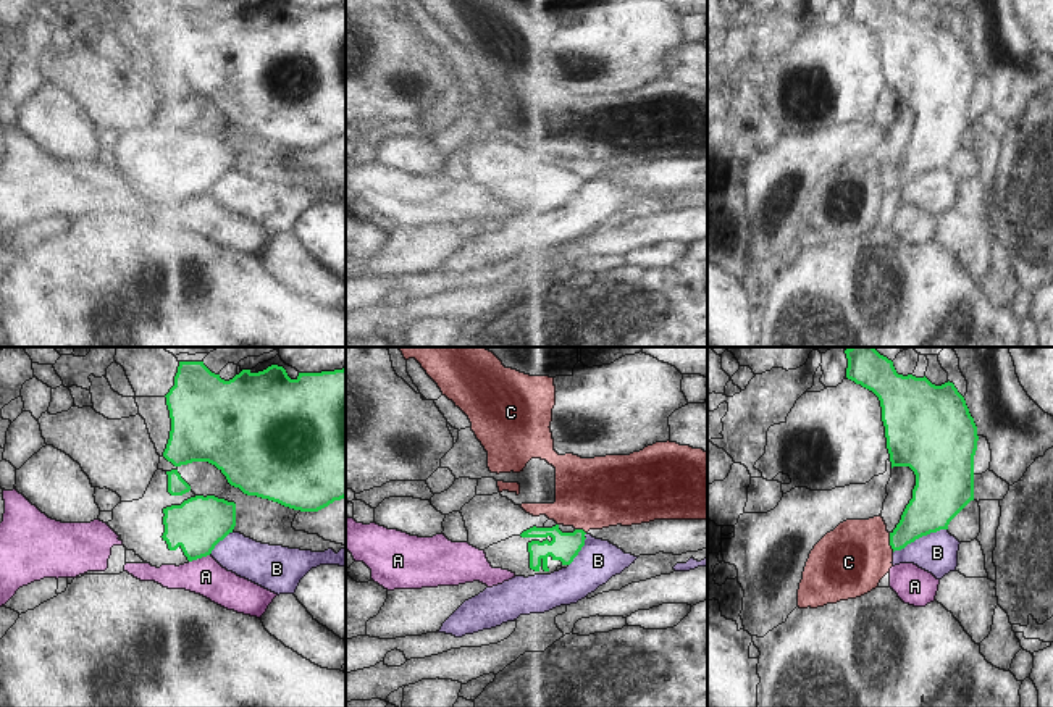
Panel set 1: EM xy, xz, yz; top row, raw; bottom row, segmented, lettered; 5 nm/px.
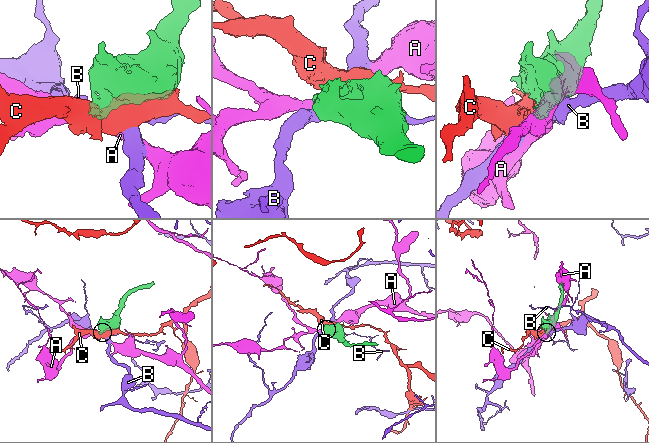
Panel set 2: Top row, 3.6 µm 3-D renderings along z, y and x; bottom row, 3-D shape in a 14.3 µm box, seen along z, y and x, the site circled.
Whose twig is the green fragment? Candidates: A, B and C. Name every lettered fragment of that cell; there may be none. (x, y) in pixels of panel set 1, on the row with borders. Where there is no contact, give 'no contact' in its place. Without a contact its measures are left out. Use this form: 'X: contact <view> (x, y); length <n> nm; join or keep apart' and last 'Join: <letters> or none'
A: contact xy (199, 557); length 110 nm; keep apart
B: contact yz (919, 536); length 300 nm; keep apart
C: contact yz (890, 543); length 100 nm; keep apart
Join: none

